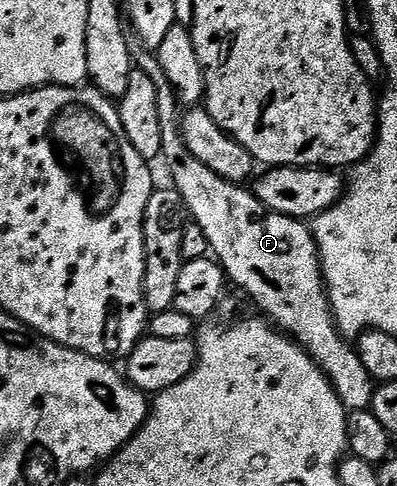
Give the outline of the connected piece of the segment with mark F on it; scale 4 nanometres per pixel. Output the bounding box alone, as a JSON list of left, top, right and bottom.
[127,33,377,411]

